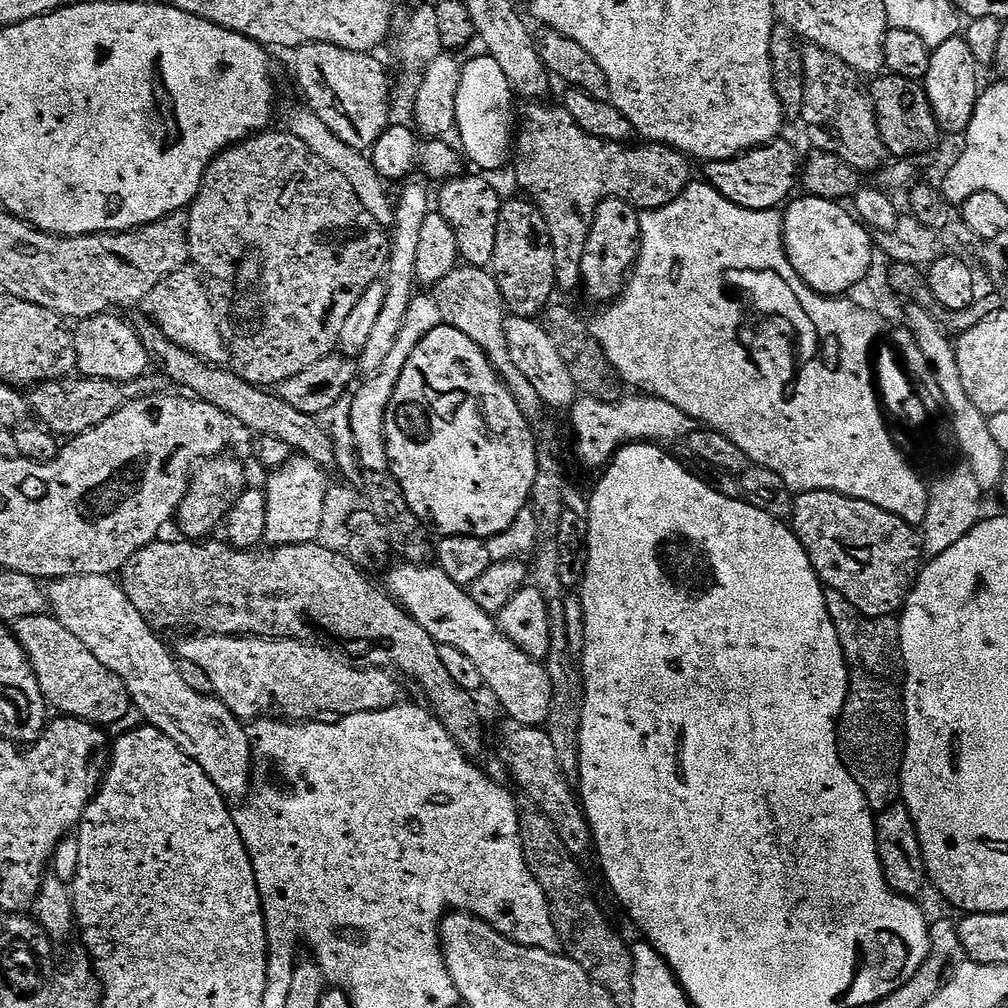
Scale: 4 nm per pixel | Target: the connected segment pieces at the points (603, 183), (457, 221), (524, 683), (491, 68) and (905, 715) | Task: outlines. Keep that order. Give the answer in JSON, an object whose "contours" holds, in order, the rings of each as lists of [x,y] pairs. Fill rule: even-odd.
{"contours":[[[[540,108],[528,121],[521,123],[518,128],[518,143],[514,148],[514,168],[516,164],[516,180],[520,183],[520,188],[533,200],[535,207],[538,209],[545,222],[548,224],[548,233],[552,239],[552,245],[556,247],[556,282],[561,289],[572,292],[575,288],[579,289],[582,284],[582,277],[580,275],[580,263],[584,257],[584,248],[589,240],[590,233],[597,230],[597,224],[600,224],[597,216],[600,213],[607,212],[608,206],[612,204],[625,204],[627,207],[632,207],[635,210],[648,214],[664,208],[675,202],[680,195],[688,188],[688,179],[691,178],[692,172],[688,169],[689,161],[685,159],[681,153],[673,152],[670,148],[660,146],[644,146],[648,148],[638,148],[634,152],[621,152],[618,148],[611,148],[608,142],[603,142],[599,137],[589,136],[588,133],[583,132],[574,122],[574,118],[566,110],[555,112],[552,108]]],[[[464,180],[460,183],[447,183],[444,193],[440,196],[439,211],[444,221],[454,230],[454,238],[458,242],[460,259],[476,270],[489,267],[494,258],[494,246],[498,242],[498,232],[502,211],[500,212],[500,196],[484,180]]],[[[401,563],[392,572],[387,591],[412,620],[434,638],[441,648],[460,652],[482,673],[484,688],[496,695],[496,700],[508,711],[513,725],[543,729],[552,716],[552,683],[547,667],[522,651],[500,629],[499,623],[476,604],[475,595],[459,588],[436,566]]],[[[491,58],[485,59],[484,68],[472,68],[469,72],[467,70],[466,77],[459,83],[458,137],[464,143],[464,152],[472,159],[473,166],[484,172],[500,172],[507,164],[509,167],[510,153],[514,148],[514,129],[518,124],[512,100],[514,101],[514,93],[510,82],[506,74],[502,74],[498,62]]],[[[828,592],[828,613],[834,622],[834,630],[838,630],[838,642],[844,651],[844,661],[848,664],[848,705],[844,707],[844,714],[842,717],[842,731],[838,736],[838,747],[840,749],[840,759],[845,761],[848,772],[851,778],[857,782],[859,789],[862,790],[863,796],[867,800],[875,813],[882,813],[890,810],[891,807],[897,805],[903,792],[901,790],[901,774],[906,767],[910,764],[910,749],[913,746],[913,724],[910,718],[910,694],[906,692],[904,687],[905,674],[904,674],[904,656],[900,652],[900,641],[895,635],[892,636],[888,632],[883,632],[879,623],[873,622],[866,616],[861,616],[860,611],[856,609],[850,602],[846,602],[846,598],[842,598],[837,592]]]]}

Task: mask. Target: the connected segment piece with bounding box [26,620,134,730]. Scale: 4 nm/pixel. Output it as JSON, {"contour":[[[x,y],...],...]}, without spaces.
{"contour":[[[50,620],[42,625],[37,630],[36,636],[26,640],[26,651],[45,700],[55,711],[57,708],[62,715],[73,716],[73,721],[106,730],[106,728],[118,727],[127,718],[128,711],[130,713],[133,711],[134,705],[128,696],[128,687],[113,672],[106,670],[102,662],[98,662],[98,658],[94,658],[94,654],[90,654],[90,650],[86,650],[86,646],[82,646],[82,642],[78,642],[78,638],[74,638],[74,634],[70,634],[70,630],[66,630],[59,621]]]}

